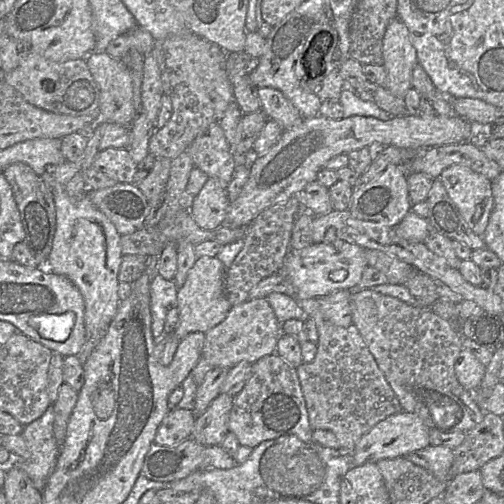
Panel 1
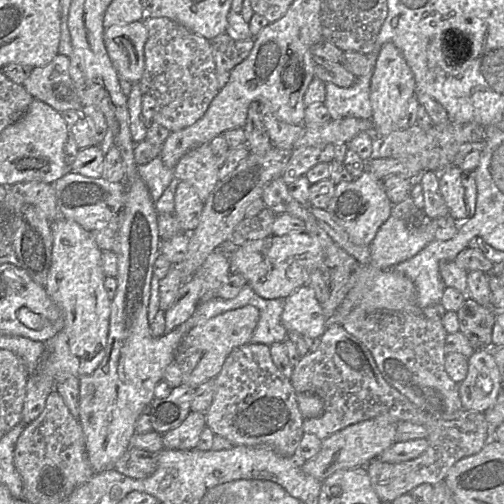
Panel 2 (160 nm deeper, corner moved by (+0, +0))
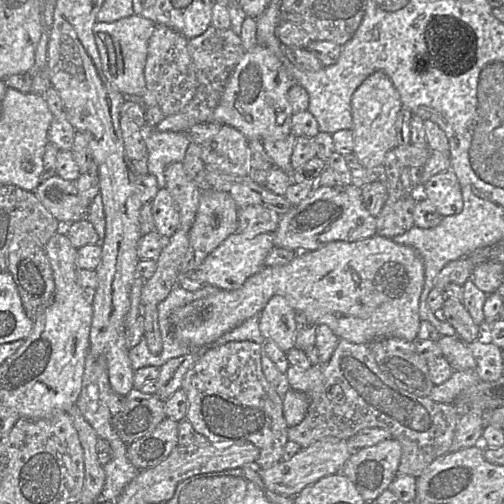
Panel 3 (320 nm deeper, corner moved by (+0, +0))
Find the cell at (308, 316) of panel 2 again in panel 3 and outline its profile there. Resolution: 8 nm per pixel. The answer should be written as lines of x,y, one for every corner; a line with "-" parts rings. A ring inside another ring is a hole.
281,295
273,296
259,313
262,335
288,352
295,347
298,313

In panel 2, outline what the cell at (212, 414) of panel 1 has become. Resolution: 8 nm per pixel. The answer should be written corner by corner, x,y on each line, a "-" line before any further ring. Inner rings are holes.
191,411
177,428
161,434
163,446
166,450
193,450
205,427
205,413

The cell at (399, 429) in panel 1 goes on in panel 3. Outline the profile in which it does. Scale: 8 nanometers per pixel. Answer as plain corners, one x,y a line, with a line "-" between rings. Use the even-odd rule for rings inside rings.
333,436
324,437
308,447
302,448
289,460
281,460
270,468
260,469
260,476
262,482
270,491
282,496
294,497
305,487
319,479
341,472
353,451
347,439

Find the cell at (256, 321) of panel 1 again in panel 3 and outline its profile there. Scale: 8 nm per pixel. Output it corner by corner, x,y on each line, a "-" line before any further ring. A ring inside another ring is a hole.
189,353
167,361
160,368
160,375
155,381
157,391
155,395
162,400
169,398
181,389
185,374
194,366
199,353

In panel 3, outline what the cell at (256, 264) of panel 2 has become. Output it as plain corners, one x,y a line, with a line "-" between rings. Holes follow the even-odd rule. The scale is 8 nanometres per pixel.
234,233
212,251
195,272
186,272
184,277
202,281
208,286
235,290
240,288
249,277
265,267
265,258
274,247
271,233
261,234
250,239

